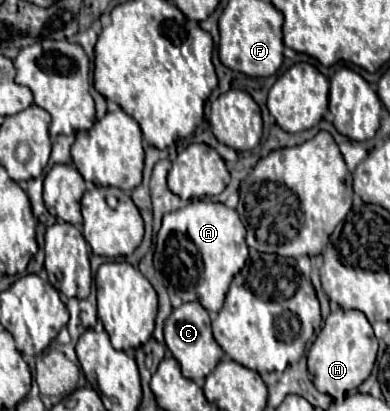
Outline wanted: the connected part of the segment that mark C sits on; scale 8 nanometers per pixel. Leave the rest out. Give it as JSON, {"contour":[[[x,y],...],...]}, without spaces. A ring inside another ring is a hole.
{"contour":[[[184,302],[180,308],[172,310],[164,324],[164,340],[168,350],[180,362],[184,376],[188,376],[194,382],[202,382],[214,370],[214,366],[220,362],[224,354],[212,336],[208,312],[202,308],[202,304],[196,302]]]}

